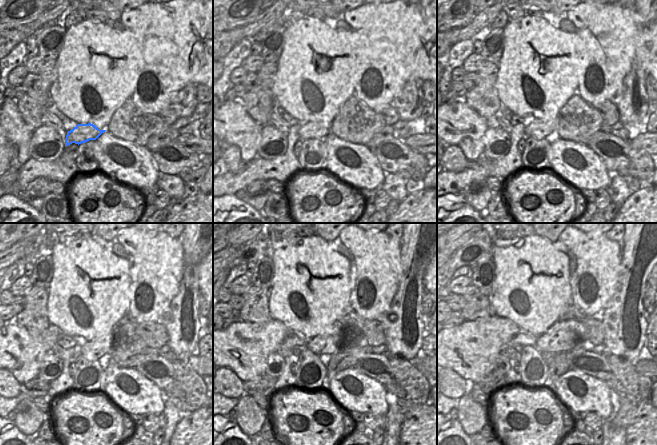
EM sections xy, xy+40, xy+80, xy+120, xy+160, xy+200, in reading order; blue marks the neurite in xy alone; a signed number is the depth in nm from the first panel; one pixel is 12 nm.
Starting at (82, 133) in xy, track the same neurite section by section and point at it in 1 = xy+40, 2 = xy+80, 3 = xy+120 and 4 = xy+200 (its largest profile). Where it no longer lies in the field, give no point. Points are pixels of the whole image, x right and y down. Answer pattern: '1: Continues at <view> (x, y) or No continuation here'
1: Continues at xy+40 (311, 130)
2: Continues at xy+80 (539, 129)
3: Continues at xy+120 (92, 350)
4: Continues at xy+200 (571, 330).

